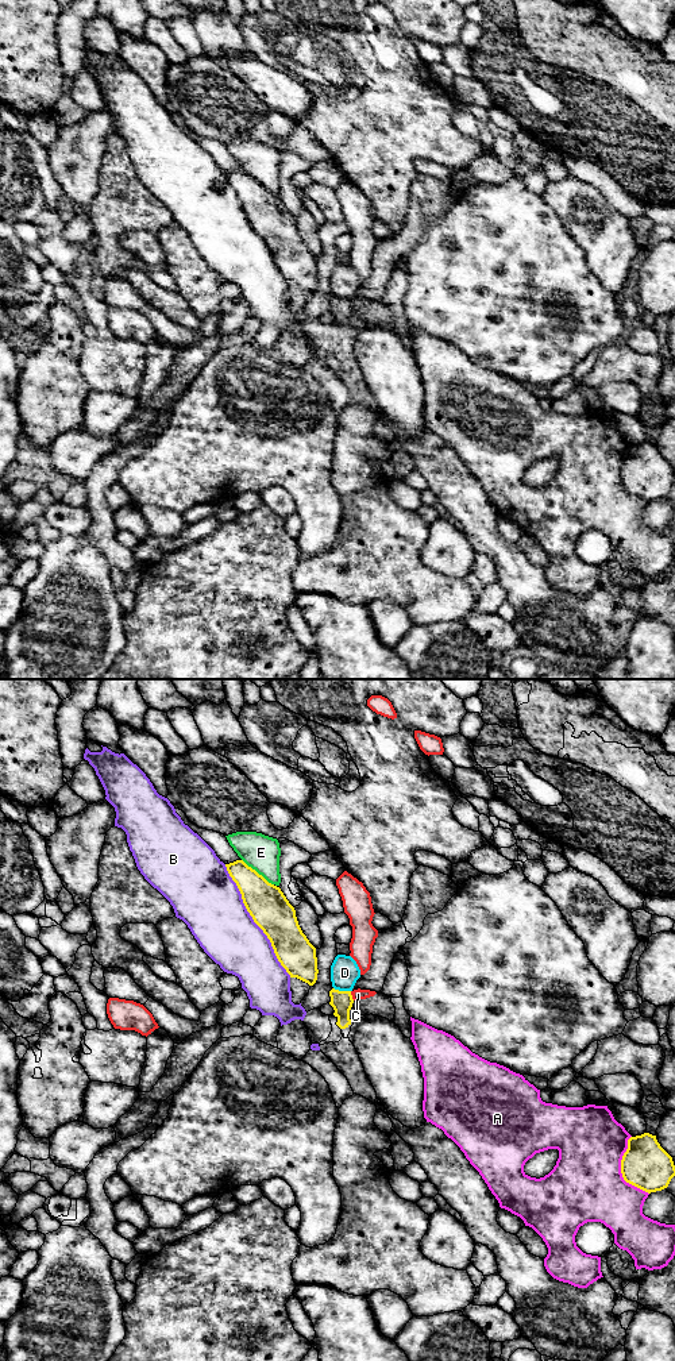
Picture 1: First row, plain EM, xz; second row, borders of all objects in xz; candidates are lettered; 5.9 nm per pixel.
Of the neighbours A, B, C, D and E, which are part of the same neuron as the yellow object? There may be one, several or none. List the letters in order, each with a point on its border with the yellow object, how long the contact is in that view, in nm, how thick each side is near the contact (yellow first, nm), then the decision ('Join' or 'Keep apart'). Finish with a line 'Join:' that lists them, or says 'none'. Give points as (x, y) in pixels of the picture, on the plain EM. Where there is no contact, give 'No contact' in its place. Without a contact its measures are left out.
A: Touches yellow at xz (621, 478). Shared border 360 nm. Thickness 280 nm (yellow) against 440 nm. Keep apart
B: Touches yellow at xz (254, 230). Shared border 800 nm. Thickness 240 nm (yellow) against 360 nm. Keep apart
C: Touches yellow at xz (351, 304). Shared border 60 nm. Thickness 130 nm (yellow) against 70 nm. Keep apart
D: Touches yellow at xz (342, 300). Shared border 110 nm. Thickness 130 nm (yellow) against 170 nm. Keep apart
E: Touches yellow at xz (257, 181). Shared border 240 nm. Thickness 240 nm (yellow) against 220 nm. Keep apart
Join: none

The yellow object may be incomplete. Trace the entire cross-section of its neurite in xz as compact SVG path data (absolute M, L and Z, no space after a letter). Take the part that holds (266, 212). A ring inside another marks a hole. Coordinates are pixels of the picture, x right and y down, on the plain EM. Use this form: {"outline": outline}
{"outline": "M243 169L225 173L254 231L271 251L274 262L290 286L309 294L317 289L316 257L302 242L294 216L279 196L269 192Z"}

